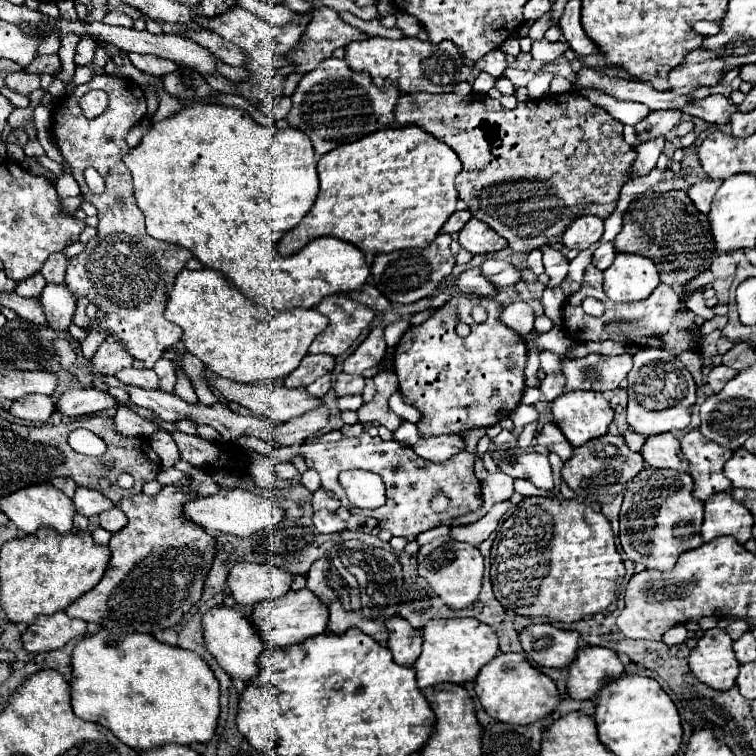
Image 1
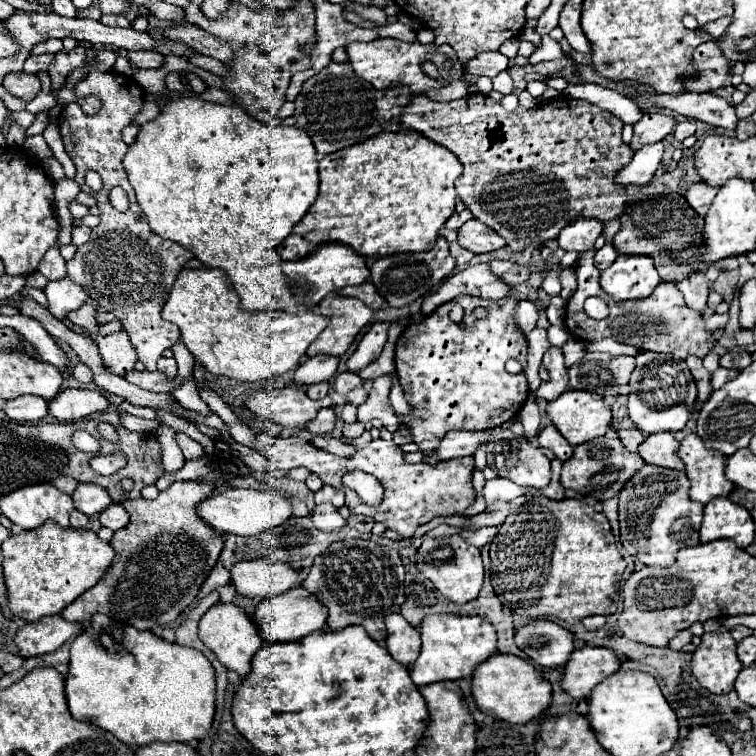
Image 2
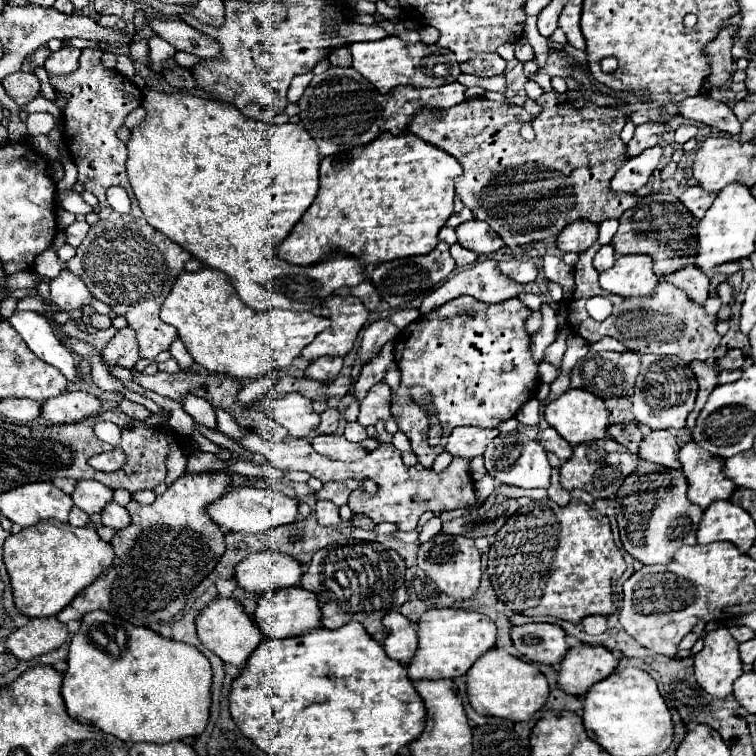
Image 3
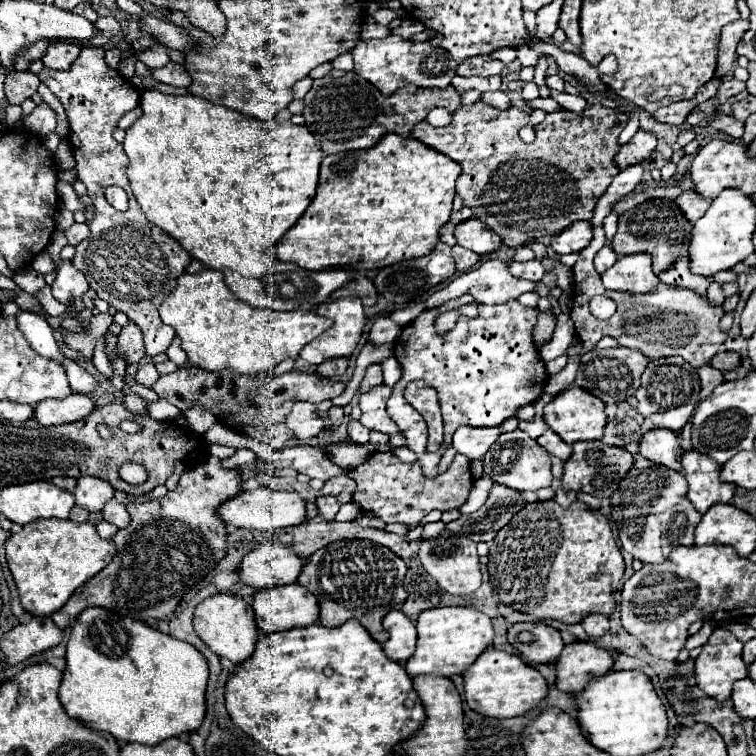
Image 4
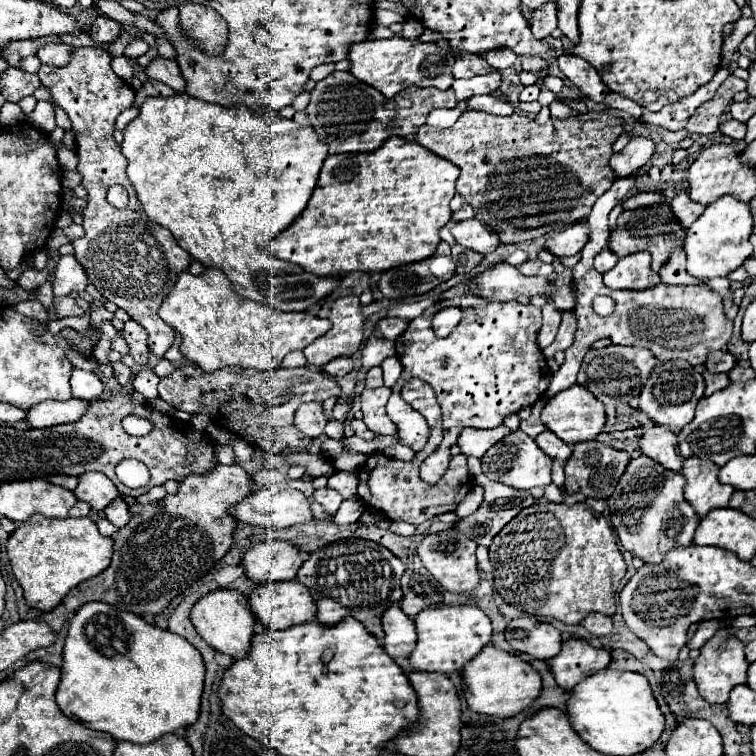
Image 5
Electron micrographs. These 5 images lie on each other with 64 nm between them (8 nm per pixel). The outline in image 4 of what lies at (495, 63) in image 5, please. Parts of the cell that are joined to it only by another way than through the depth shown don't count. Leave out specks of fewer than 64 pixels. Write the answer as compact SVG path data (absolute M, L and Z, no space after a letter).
M498 48L498 50L494 50L490 54L490 58L492 60L500 60L504 66L508 66L510 62L516 60L516 50L514 48Z

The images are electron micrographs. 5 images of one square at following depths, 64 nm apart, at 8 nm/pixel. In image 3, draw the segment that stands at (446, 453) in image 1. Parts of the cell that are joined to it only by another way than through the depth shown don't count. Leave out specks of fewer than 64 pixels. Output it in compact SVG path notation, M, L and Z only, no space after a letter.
M460 426L460 428L452 430L450 442L446 444L446 450L452 456L462 456L462 458L472 460L476 456L482 456L486 446L490 444L490 440L496 436L498 436L498 428L482 430L482 428Z

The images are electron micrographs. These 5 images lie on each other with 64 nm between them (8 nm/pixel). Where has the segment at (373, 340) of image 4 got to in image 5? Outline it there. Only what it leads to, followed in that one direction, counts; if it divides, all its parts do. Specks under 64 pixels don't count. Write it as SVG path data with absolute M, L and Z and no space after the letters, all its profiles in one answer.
M384 318L378 322L376 330L382 334L382 338L386 340L396 340L408 326L408 320L404 318Z

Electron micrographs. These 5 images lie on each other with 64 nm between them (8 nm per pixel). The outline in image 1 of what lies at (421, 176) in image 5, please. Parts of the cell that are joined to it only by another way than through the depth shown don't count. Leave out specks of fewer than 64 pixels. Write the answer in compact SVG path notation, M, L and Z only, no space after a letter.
M418 126L404 128L384 128L368 134L356 142L338 146L336 150L324 154L318 162L319 193L310 214L278 242L280 256L292 256L302 250L310 240L332 236L354 244L362 252L394 252L406 248L426 248L434 242L444 222L454 214L458 192L454 188L454 178L460 174L462 164L456 152L434 140L428 132Z

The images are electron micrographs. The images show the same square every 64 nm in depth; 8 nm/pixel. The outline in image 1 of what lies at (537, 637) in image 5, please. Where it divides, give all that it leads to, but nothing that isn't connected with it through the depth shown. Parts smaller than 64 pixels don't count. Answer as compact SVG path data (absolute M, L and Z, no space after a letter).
M532 624L530 628L526 626L520 632L520 644L522 644L526 656L544 668L568 668L574 662L574 656L578 652L578 640L580 640L578 632L560 630L552 624Z

